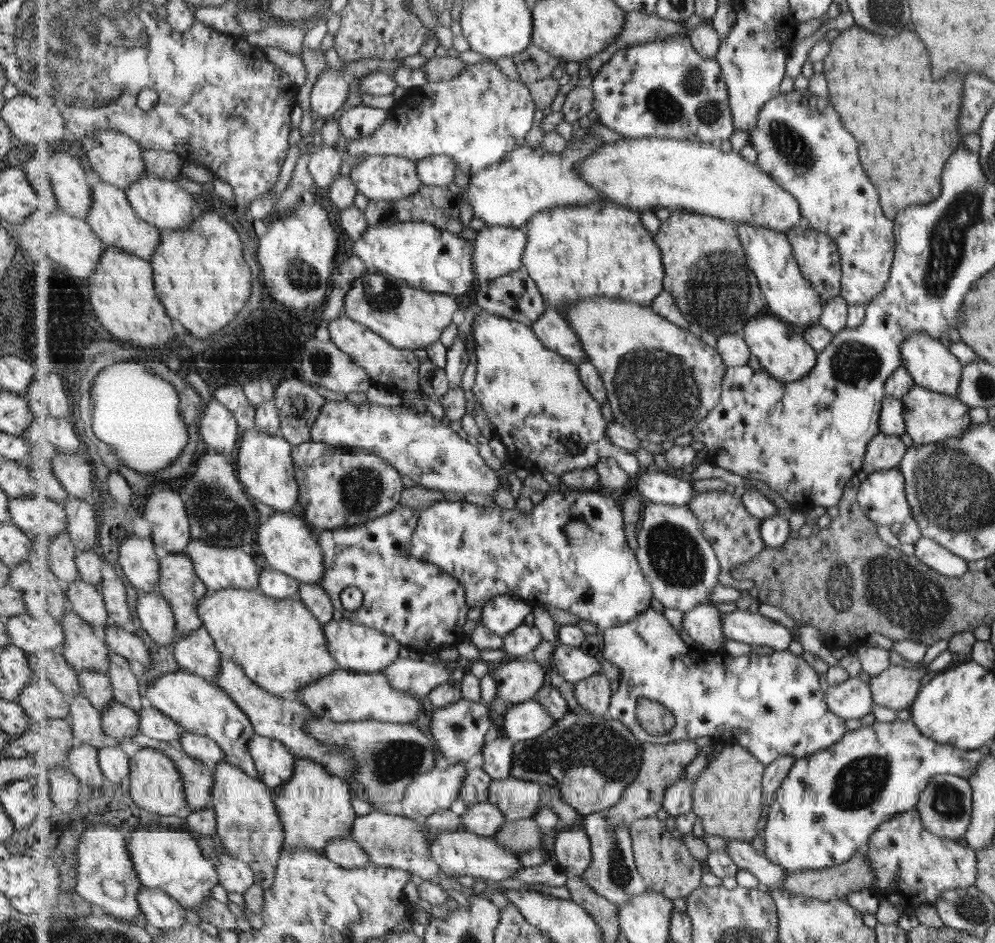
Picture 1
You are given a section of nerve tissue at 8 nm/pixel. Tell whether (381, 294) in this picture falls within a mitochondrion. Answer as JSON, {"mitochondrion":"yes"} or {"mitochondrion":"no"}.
{"mitochondrion":"yes"}

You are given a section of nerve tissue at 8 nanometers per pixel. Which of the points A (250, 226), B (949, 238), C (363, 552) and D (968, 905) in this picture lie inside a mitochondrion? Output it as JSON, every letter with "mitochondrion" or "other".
{"A":"other","B":"mitochondrion","C":"other","D":"mitochondrion"}

